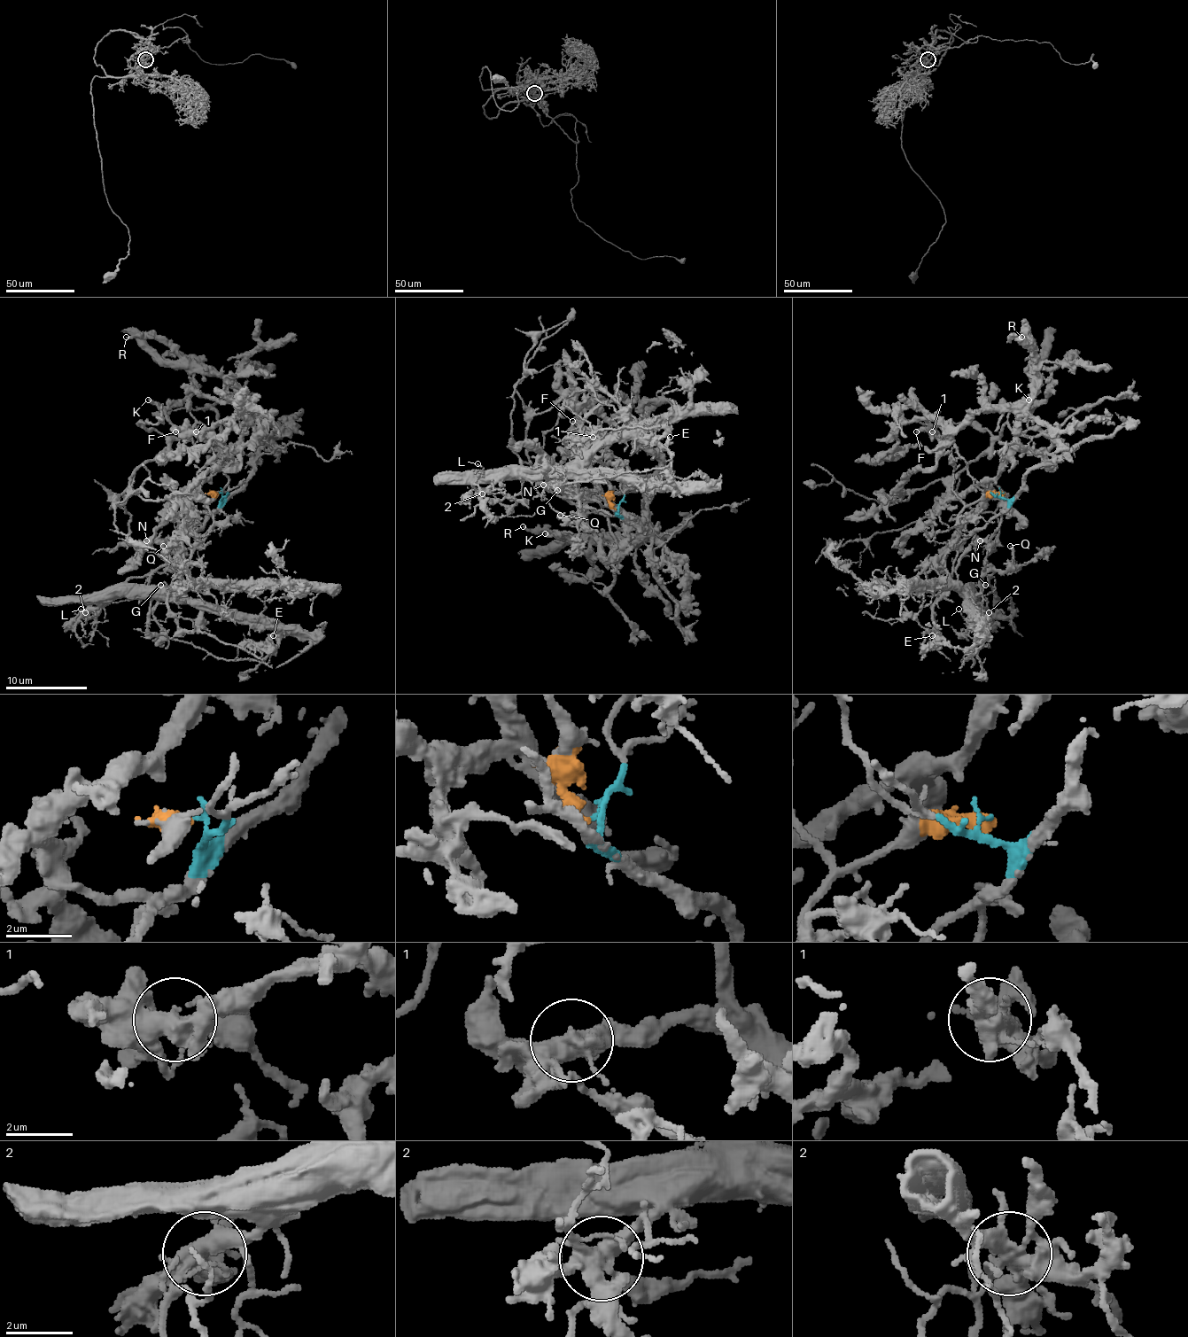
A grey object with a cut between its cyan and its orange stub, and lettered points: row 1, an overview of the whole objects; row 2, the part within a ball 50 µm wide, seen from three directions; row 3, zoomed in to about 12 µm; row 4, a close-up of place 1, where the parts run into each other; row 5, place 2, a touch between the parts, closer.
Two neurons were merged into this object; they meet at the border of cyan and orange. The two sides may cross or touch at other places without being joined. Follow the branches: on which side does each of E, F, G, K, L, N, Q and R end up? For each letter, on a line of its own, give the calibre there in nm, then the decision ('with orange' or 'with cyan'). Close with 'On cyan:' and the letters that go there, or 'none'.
E: calibre 380 nm; with orange
F: calibre 280 nm; with orange
G: calibre 90 nm; with cyan
K: calibre 340 nm; with orange
L: calibre 110 nm; with cyan
N: calibre 480 nm; with cyan
Q: calibre 260 nm; with cyan
R: calibre 280 nm; with orange
On cyan: G, L, N, Q

